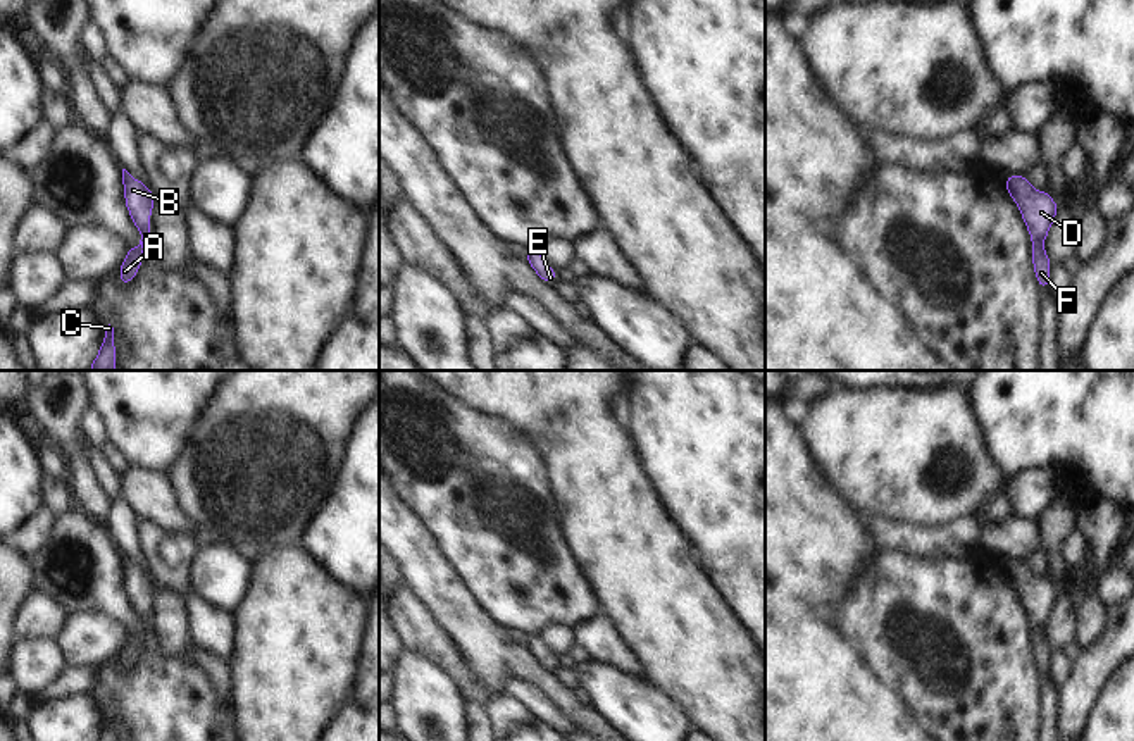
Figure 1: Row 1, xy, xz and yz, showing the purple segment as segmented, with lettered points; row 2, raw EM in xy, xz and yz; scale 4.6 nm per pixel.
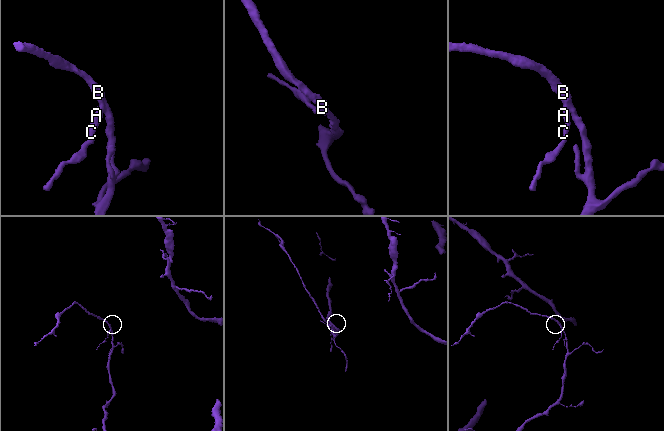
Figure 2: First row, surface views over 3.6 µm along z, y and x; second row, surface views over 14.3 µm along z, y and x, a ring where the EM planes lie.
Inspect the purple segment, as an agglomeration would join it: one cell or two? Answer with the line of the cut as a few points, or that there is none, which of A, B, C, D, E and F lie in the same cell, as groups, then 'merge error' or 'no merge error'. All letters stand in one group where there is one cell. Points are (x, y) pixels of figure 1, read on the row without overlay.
cut in yz along (1033, 626), (1043, 633); A C F / B D E; merge error

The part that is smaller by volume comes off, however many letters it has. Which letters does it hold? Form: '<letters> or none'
A, C, F

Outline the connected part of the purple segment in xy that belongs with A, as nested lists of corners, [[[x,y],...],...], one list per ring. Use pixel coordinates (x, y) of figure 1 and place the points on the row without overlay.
[[[143,624],[138,632],[129,632],[126,638],[126,646],[119,651],[119,669],[128,672],[141,655],[143,648]]]

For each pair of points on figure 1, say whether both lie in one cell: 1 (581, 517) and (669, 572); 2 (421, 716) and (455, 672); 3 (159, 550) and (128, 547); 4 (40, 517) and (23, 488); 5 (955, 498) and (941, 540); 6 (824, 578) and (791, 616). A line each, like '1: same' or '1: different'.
1: same
2: different
3: different
4: different
5: different
6: different

